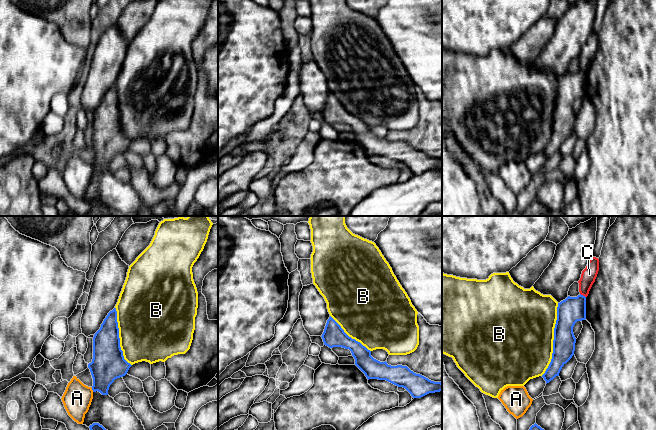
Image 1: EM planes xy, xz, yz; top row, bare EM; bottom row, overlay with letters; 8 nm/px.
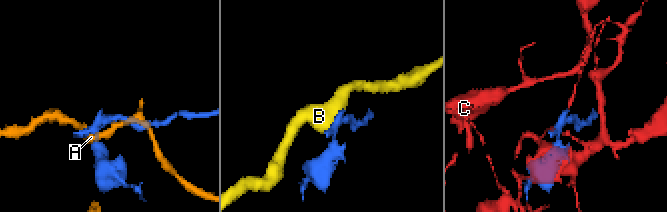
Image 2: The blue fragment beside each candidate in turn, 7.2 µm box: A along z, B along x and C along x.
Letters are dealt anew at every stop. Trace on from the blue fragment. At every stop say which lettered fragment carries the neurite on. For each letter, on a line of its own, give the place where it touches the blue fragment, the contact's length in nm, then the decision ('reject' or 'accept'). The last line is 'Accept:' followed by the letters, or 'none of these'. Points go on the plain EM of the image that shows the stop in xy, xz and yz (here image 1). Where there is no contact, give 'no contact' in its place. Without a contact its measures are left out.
A: xy (92, 165) | 40 nm | reject
B: yz (554, 115) | 600 nm | reject
C: yz (582, 71) | 60 nm | reject
Accept: none of these

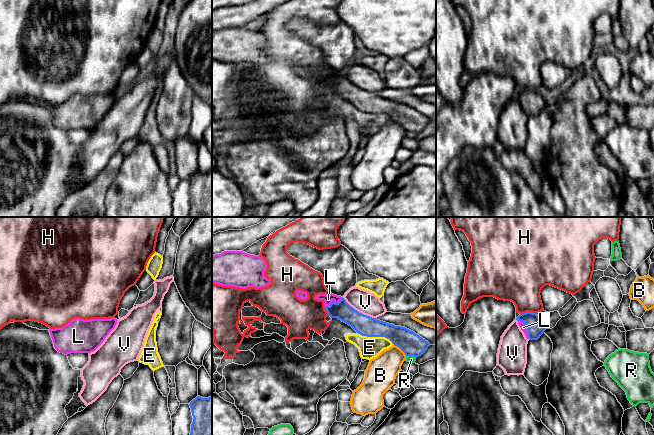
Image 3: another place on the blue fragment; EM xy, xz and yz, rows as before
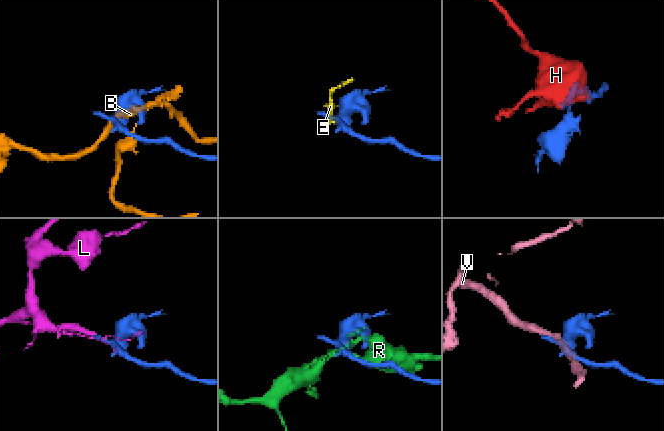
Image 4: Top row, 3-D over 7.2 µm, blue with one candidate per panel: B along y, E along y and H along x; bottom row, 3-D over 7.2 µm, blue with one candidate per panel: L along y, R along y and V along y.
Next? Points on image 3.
B: xz (399, 123) | 160 nm | reject
E: xz (375, 112) | 300 nm | reject
H: yz (528, 88) | 140 nm | reject
L: xz (333, 77) | 170 nm | accept
R: xz (411, 131) | 90 nm | reject
V: xz (359, 88) | 320 nm | reject
Accept: L

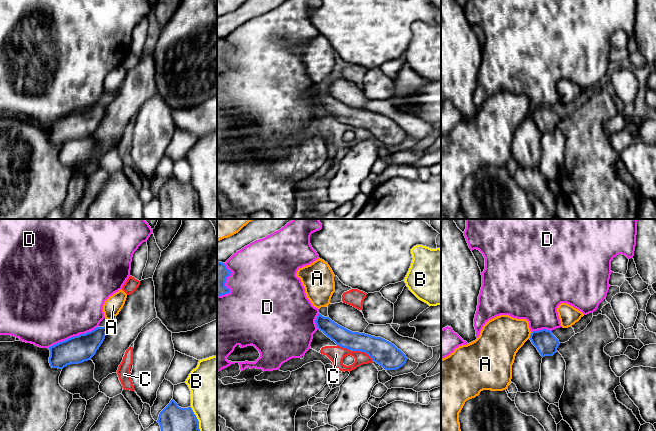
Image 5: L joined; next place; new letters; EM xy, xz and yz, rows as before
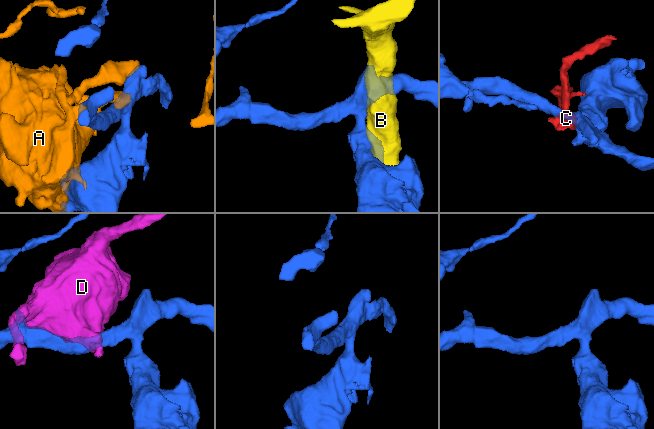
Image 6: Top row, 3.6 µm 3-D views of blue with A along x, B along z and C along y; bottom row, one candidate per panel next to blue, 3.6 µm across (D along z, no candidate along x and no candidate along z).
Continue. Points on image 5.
A: yz (530, 111) | 70 nm | reject
B: xy (198, 201) | 300 nm | reject
C: xz (363, 127) | 190 nm | reject
D: xy (72, 113) | 440 nm | reject
Accept: none of these

